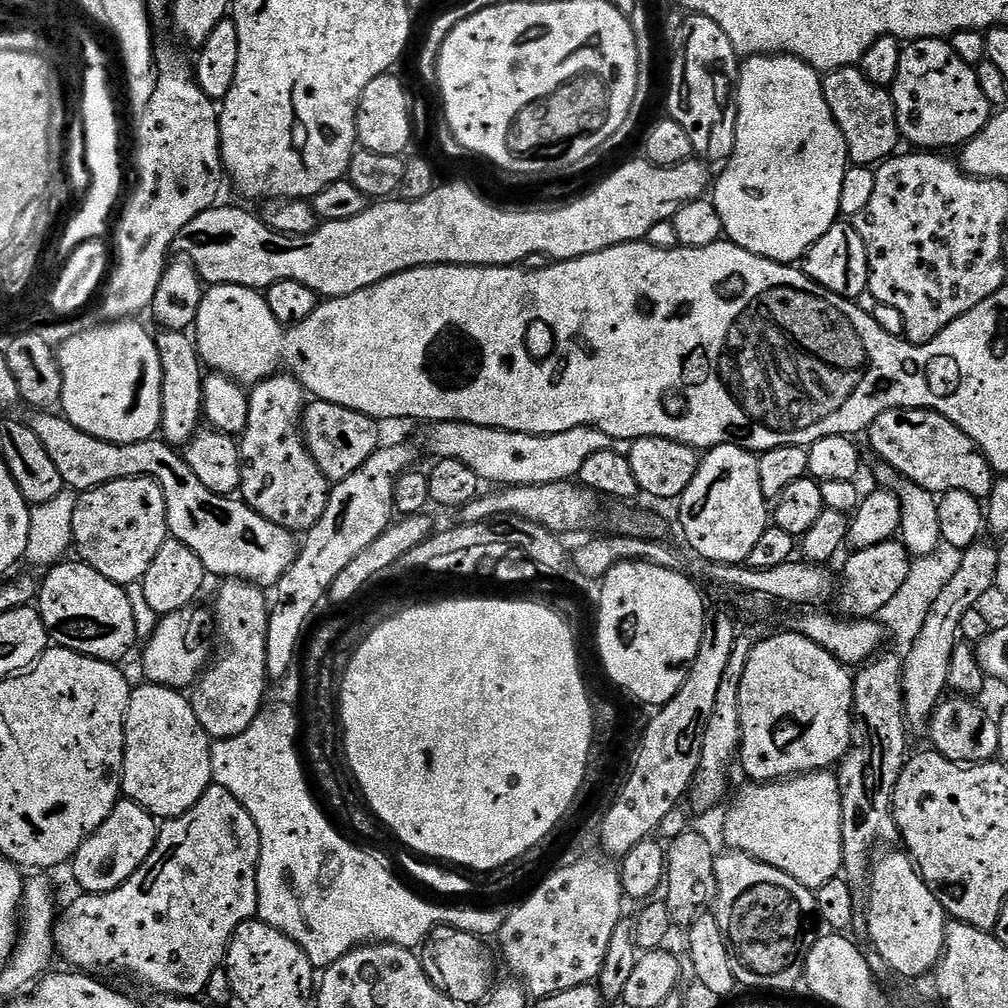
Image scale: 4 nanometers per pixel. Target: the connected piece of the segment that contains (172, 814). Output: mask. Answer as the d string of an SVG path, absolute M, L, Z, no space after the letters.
M143 682L144 684L136 684L132 690L132 697L128 703L126 710L126 718L124 719L124 771L122 773L122 792L127 799L134 801L138 806L142 806L151 816L155 816L157 821L163 822L173 820L182 814L189 812L198 802L198 798L202 798L202 794L213 783L212 767L210 766L210 758L212 757L212 745L214 743L212 737L206 734L206 730L202 730L202 722L198 722L198 714L194 714L194 706L191 699L183 691L175 688L167 688L161 684L153 684L151 682Z

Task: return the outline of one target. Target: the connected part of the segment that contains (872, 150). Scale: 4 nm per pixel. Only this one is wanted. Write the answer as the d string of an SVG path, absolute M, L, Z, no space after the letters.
M856 66L827 73L823 81L826 106L830 106L830 114L834 114L834 122L846 138L849 161L856 166L876 166L889 159L897 151L896 143L902 140L891 91L870 82Z

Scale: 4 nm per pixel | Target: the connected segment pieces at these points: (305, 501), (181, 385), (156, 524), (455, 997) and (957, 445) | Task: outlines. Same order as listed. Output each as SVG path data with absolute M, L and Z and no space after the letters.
M277 374L271 380L255 385L251 389L248 401L250 422L239 441L240 458L244 461L244 482L240 485L239 495L244 503L250 505L262 518L274 522L274 526L282 526L293 534L306 534L326 514L330 481L322 474L318 462L304 441L302 427L306 407L304 386L291 374Z
M160 330L155 333L154 339L160 351L162 362L162 436L167 443L173 446L187 446L201 431L204 413L204 378L205 369L202 367L200 352L196 349L195 339L187 331L170 332Z
M132 476L128 480L115 480L79 493L74 514L74 534L72 535L75 551L80 551L79 559L98 570L110 582L125 586L139 585L144 575L150 570L158 550L170 539L168 530L168 498L162 486L151 476Z
M440 925L429 932L420 954L421 964L429 977L440 981L441 987L458 1006L478 1006L491 996L496 985L496 970L491 950L481 937Z
M891 408L872 423L866 433L879 459L900 473L905 481L933 494L966 490L981 502L992 492L994 473L980 448L954 422L930 408Z

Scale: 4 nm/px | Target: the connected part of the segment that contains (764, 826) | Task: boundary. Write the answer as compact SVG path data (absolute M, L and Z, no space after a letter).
M835 771L806 772L803 776L752 782L747 786L741 790L724 824L724 840L731 851L745 852L813 890L841 875L842 798L840 778Z

